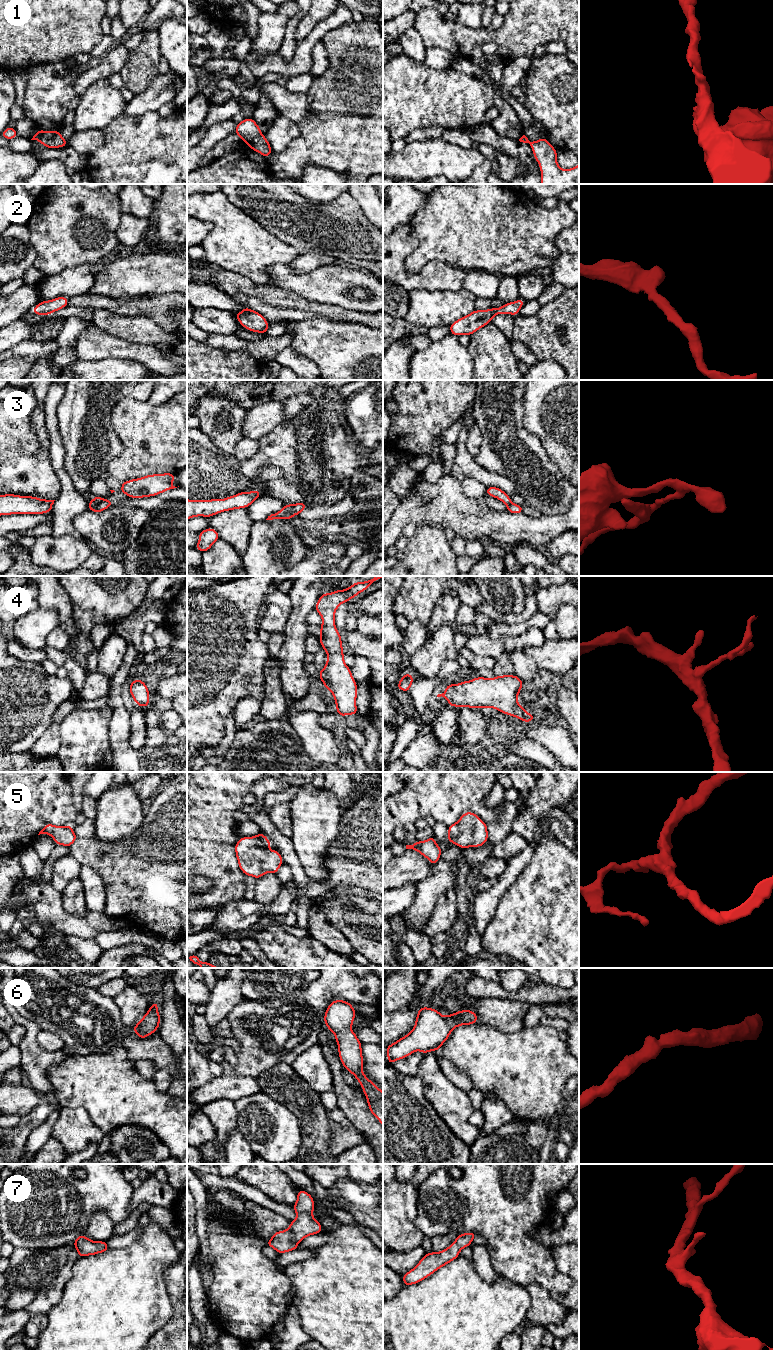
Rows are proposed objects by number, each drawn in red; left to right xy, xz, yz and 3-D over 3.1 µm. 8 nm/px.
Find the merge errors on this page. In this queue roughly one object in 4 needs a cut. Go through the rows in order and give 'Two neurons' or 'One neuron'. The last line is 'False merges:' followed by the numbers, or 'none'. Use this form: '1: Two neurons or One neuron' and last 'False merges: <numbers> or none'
1: Two neurons
2: One neuron
3: Two neurons
4: One neuron
5: One neuron
6: One neuron
7: One neuron
False merges: 1, 3

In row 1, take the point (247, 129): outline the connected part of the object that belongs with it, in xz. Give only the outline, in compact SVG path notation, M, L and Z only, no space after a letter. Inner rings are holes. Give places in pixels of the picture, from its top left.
M245 118L240 123L236 124L235 133L246 144L255 137L262 135L260 126L256 124L253 118Z

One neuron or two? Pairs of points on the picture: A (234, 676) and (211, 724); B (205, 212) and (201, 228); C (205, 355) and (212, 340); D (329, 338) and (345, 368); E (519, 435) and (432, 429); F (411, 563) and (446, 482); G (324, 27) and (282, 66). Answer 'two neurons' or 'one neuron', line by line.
A: one neuron
B: two neurons
C: two neurons
D: one neuron
E: two neurons
F: two neurons
G: one neuron

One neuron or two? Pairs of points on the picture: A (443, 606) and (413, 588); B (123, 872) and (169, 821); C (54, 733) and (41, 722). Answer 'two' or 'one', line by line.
A: two
B: one
C: two

